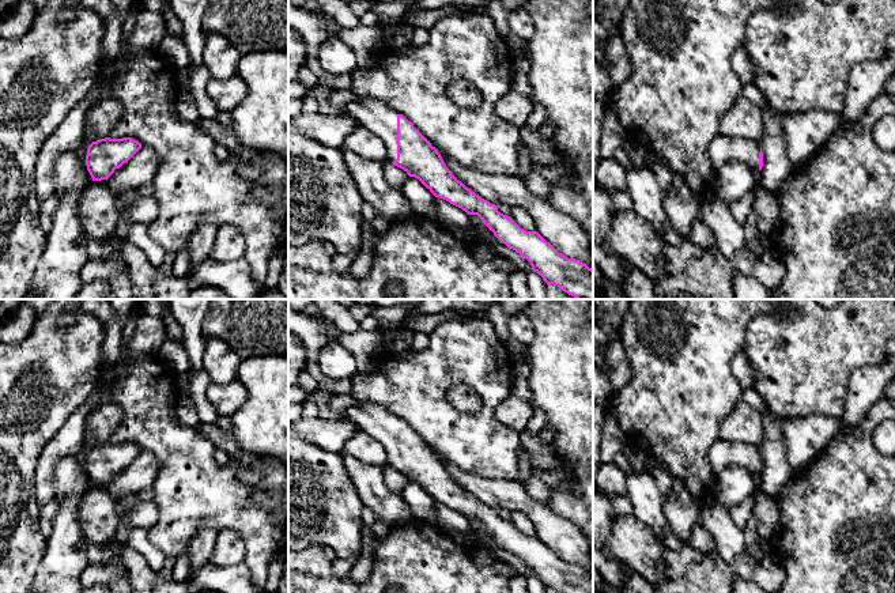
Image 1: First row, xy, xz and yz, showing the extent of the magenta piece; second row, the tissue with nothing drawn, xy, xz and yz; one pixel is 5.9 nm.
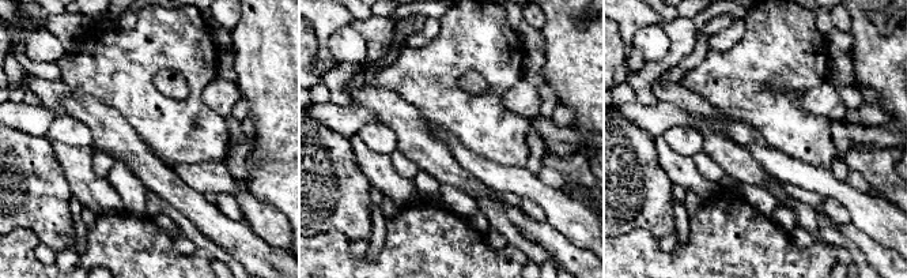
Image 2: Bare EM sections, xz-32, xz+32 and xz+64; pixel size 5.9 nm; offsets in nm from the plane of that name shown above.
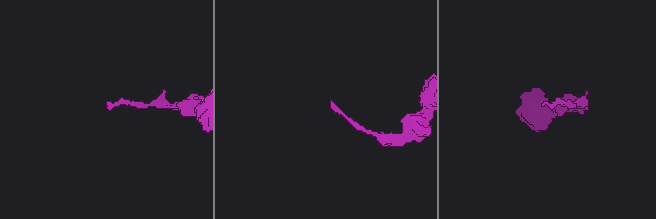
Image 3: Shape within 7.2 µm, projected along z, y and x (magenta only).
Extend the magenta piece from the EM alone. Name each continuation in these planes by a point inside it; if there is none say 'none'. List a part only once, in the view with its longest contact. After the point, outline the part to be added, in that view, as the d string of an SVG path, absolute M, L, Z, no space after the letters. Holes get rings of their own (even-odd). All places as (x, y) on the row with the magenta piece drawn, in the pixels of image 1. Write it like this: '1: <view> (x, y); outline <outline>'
1: xz (377, 117); outline M359 98L347 105L347 113L385 143L390 162L397 159L397 112L379 101Z

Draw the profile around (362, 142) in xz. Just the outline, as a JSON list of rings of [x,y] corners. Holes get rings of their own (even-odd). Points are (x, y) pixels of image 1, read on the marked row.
[[[358,126],[348,135],[343,143],[343,148],[356,154],[366,160],[386,160],[388,150],[382,139],[363,126]]]

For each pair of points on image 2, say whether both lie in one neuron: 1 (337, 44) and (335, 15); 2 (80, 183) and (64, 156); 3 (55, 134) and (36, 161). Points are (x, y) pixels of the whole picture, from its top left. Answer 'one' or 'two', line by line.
1: two
2: one
3: two

